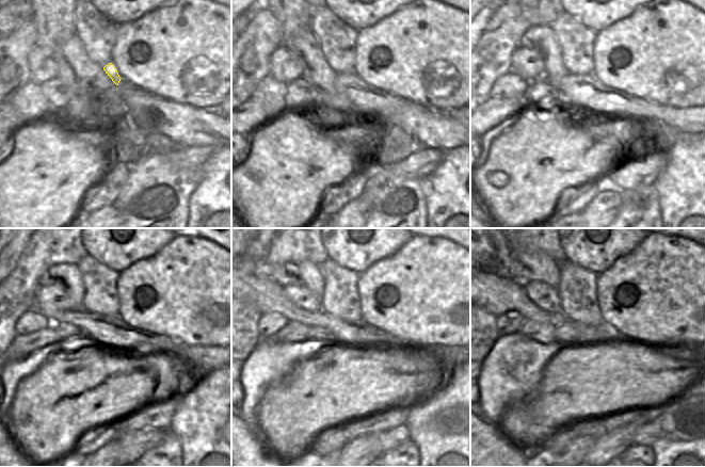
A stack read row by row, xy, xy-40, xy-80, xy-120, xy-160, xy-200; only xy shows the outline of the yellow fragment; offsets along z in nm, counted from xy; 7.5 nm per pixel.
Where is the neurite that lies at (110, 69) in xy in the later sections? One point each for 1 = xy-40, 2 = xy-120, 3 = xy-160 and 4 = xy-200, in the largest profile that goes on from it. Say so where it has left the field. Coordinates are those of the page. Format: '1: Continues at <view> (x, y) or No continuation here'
1: Continues at xy-40 (362, 96)
2: Continues at xy-120 (112, 333)
3: Continues at xy-160 (267, 295)
4: Continues at xy-200 (495, 295).

